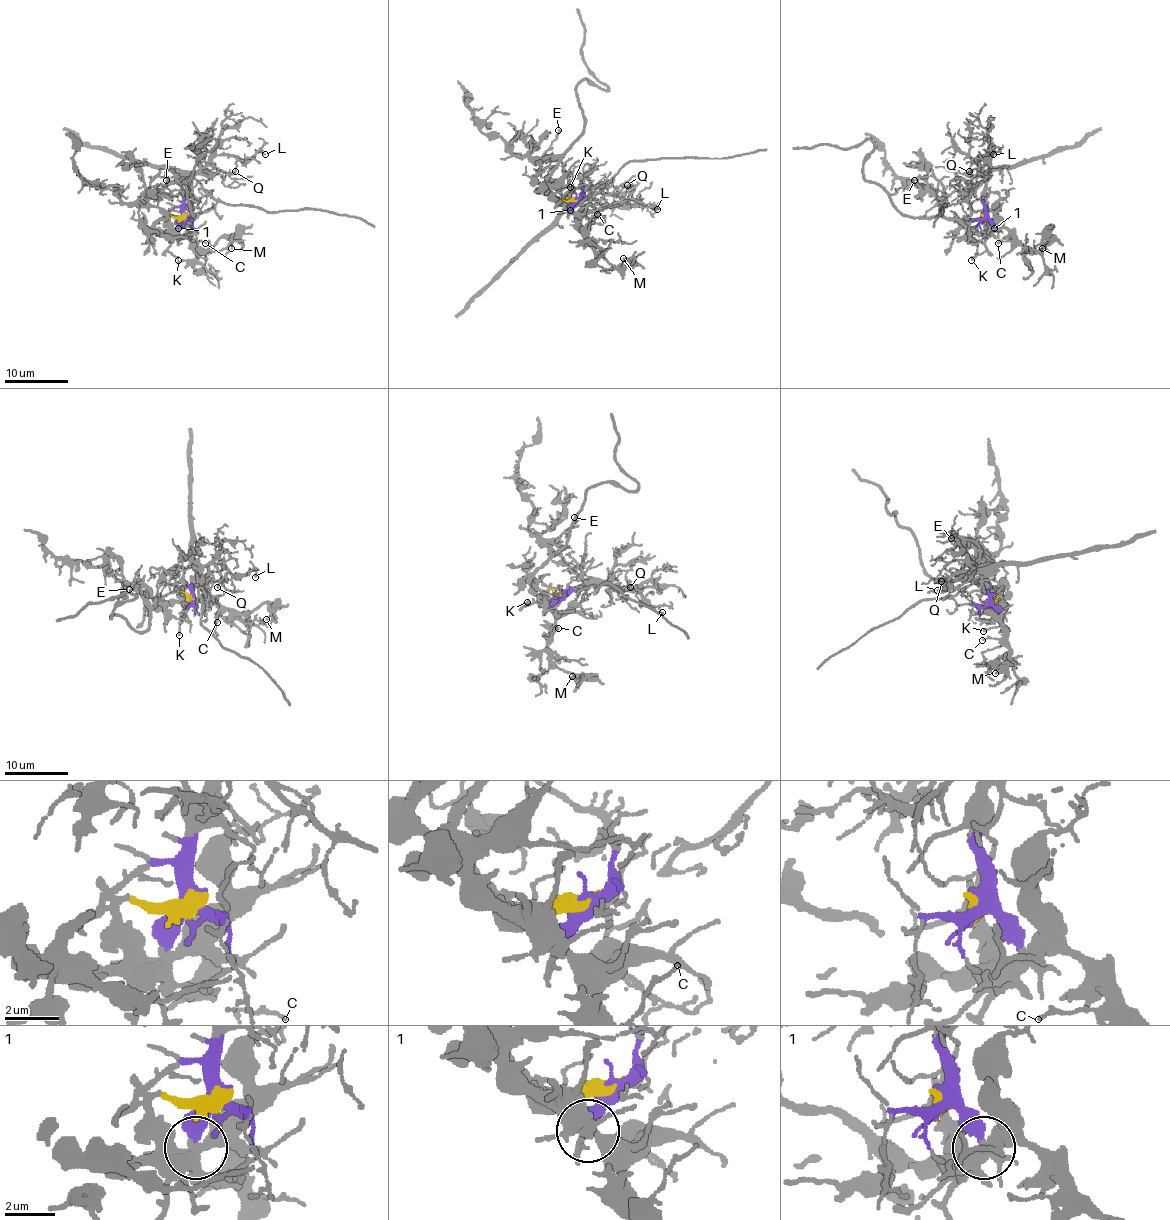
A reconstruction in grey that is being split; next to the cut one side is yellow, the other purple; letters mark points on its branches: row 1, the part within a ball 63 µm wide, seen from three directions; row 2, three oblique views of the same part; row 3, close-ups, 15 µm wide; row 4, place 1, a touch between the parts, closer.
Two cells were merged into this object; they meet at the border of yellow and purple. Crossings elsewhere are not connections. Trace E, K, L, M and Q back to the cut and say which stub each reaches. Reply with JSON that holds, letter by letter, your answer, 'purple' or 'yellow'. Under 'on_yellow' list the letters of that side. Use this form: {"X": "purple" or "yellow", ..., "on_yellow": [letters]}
{"E": "yellow", "K": "yellow", "L": "purple", "M": "yellow", "Q": "purple", "on_yellow": ["E", "K", "M"]}

